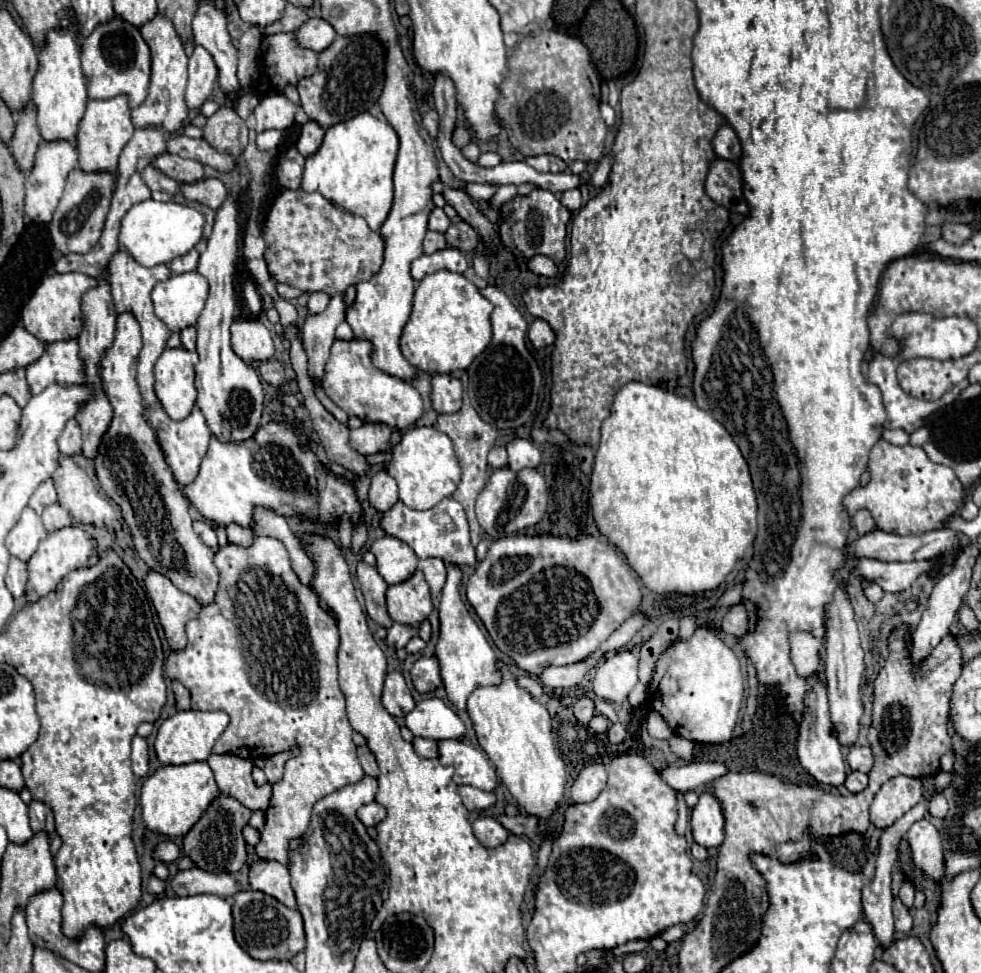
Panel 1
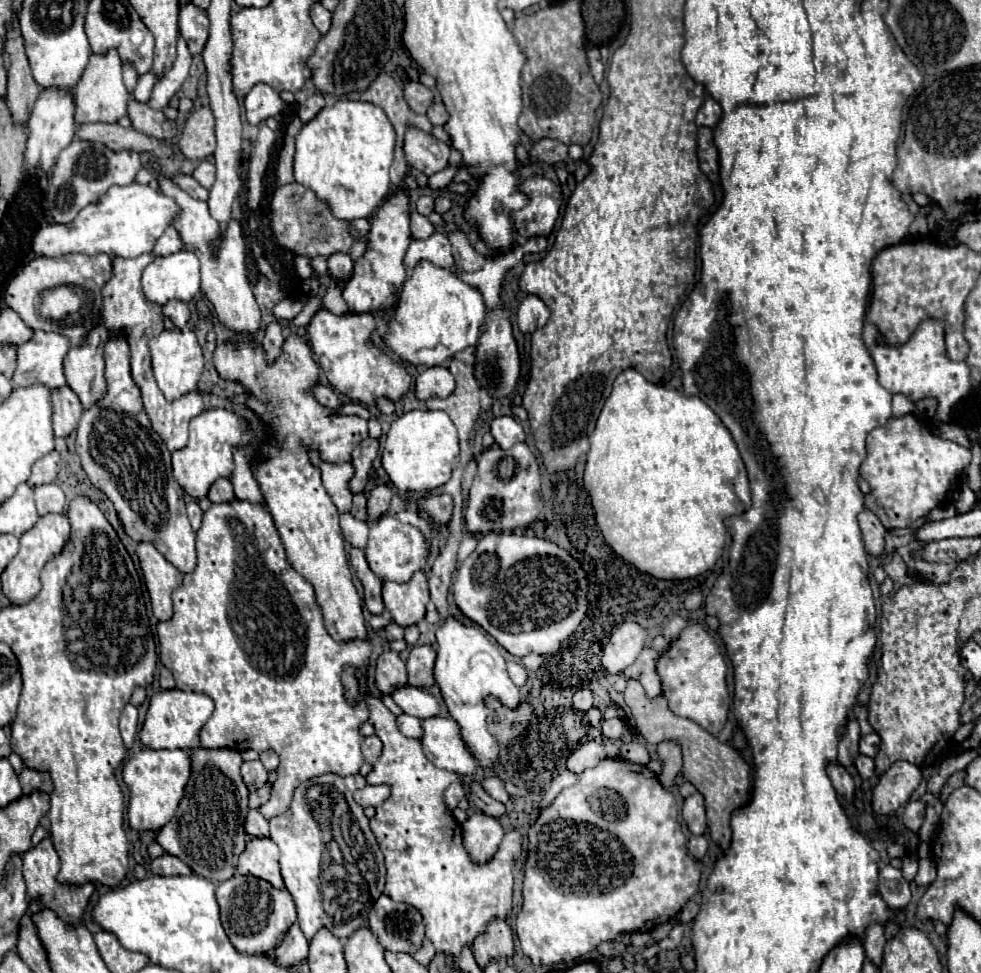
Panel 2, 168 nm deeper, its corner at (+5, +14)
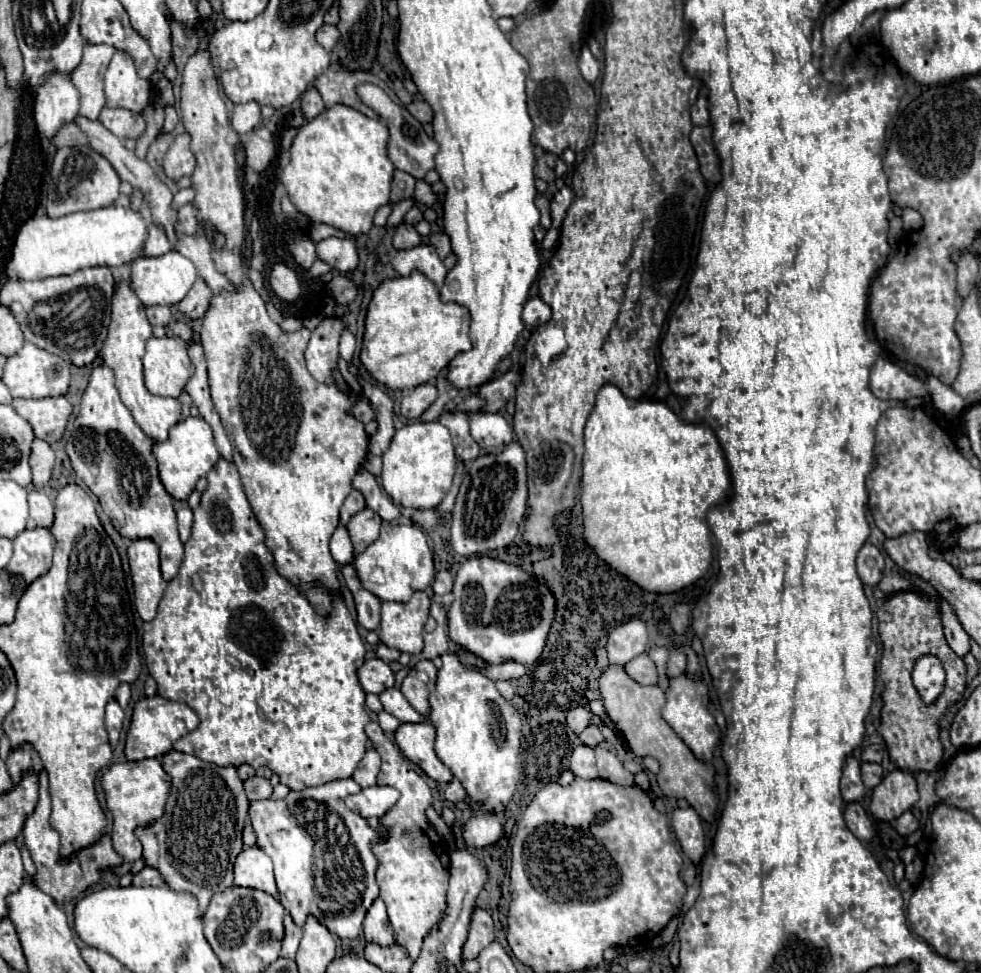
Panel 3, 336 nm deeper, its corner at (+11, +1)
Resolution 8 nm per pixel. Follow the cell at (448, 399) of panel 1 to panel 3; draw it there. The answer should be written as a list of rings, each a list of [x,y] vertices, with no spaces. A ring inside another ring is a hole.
[[[423,383],[423,385],[415,387],[409,395],[403,397],[401,415],[407,419],[417,419],[435,399],[437,399],[437,389],[429,383]]]

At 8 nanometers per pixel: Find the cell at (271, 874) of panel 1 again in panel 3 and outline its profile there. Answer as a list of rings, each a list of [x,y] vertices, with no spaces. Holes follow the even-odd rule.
[[[255,845],[255,847],[245,847],[237,859],[235,859],[235,881],[233,885],[239,887],[251,887],[251,889],[261,889],[273,897],[279,895],[275,877],[273,877],[273,865],[271,859]]]

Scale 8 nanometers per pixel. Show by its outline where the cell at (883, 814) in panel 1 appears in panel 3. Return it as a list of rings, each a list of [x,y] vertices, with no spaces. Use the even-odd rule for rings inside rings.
[[[895,769],[873,789],[869,811],[881,821],[893,821],[911,809],[917,799],[915,777],[903,769]]]

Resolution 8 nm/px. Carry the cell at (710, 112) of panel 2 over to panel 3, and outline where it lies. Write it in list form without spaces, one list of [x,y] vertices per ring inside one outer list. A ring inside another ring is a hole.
[[[701,95],[693,107],[691,107],[691,119],[695,125],[707,125],[711,121],[711,115],[709,115],[709,101],[705,95]]]

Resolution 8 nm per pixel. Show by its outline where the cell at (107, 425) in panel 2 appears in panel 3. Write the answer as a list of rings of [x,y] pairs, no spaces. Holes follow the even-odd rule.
[[[105,365],[95,367],[67,439],[67,455],[77,477],[99,497],[103,511],[121,535],[131,539],[153,537],[153,541],[157,541],[161,549],[161,575],[169,581],[177,575],[181,565],[183,543],[177,533],[173,497],[161,485],[151,447],[153,441],[141,431],[131,411],[121,401],[113,371]]]

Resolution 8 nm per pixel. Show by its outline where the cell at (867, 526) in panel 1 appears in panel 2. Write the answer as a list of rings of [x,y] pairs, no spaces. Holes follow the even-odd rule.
[[[861,510],[857,520],[859,520],[859,528],[861,528],[861,534],[863,534],[863,542],[865,542],[867,552],[873,554],[873,556],[879,556],[883,546],[885,546],[883,524],[879,522],[879,518],[871,510]]]

